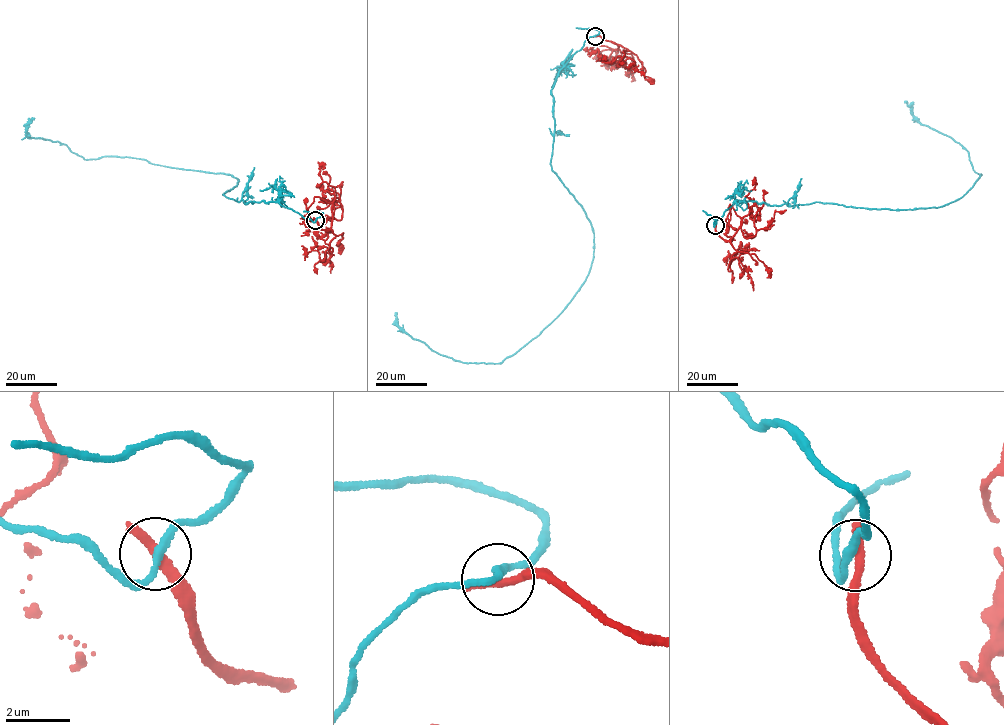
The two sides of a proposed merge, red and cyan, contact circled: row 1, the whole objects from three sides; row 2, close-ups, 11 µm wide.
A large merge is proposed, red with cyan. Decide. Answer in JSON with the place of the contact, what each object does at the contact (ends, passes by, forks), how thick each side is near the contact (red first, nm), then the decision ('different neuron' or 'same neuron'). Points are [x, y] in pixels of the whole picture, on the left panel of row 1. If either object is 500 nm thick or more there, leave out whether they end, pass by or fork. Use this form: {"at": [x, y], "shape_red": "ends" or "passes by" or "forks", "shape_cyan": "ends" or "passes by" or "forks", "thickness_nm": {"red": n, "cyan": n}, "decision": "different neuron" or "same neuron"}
{"at": [315, 220], "shape_red": "ends", "shape_cyan": "passes by", "thickness_nm": {"red": 400, "cyan": 240}, "decision": "different neuron"}

